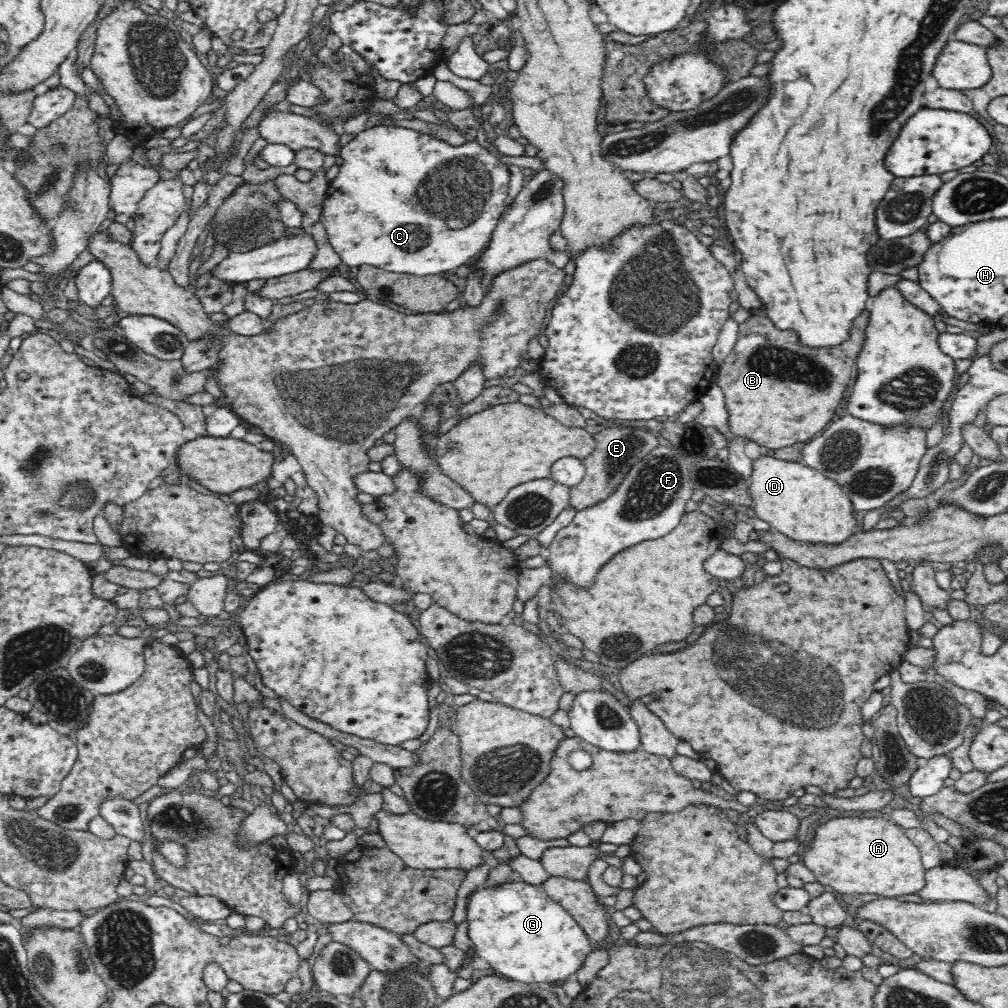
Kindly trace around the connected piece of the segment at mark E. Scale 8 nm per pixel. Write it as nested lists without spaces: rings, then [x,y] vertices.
[[[613,426],[604,428],[592,436],[596,441],[596,446],[594,446],[592,454],[581,460],[586,467],[584,478],[576,486],[569,487],[569,504],[577,511],[584,510],[600,500],[606,500],[618,488],[618,484],[622,482],[626,472],[638,460],[658,448],[660,442],[655,432],[647,432],[638,427]]]

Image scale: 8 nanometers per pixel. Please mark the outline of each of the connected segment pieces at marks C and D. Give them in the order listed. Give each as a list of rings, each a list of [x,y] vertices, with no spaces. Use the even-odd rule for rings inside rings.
[[[376,124],[372,128],[364,128],[339,149],[339,156],[343,158],[343,162],[339,165],[337,176],[330,180],[324,198],[320,200],[319,222],[324,226],[329,243],[339,254],[342,264],[348,268],[370,265],[391,273],[410,273],[416,277],[440,275],[448,270],[454,271],[467,264],[472,256],[476,256],[486,246],[486,242],[489,242],[492,231],[506,206],[504,201],[508,198],[508,184],[514,179],[508,171],[508,166],[502,164],[496,155],[488,152],[478,143],[466,142],[461,145],[451,145],[442,139],[430,136],[423,129],[416,132],[409,128]]]
[[[760,454],[752,460],[748,488],[756,517],[794,540],[840,544],[856,534],[858,524],[854,519],[852,501],[845,490],[835,480],[802,462],[788,462]]]

